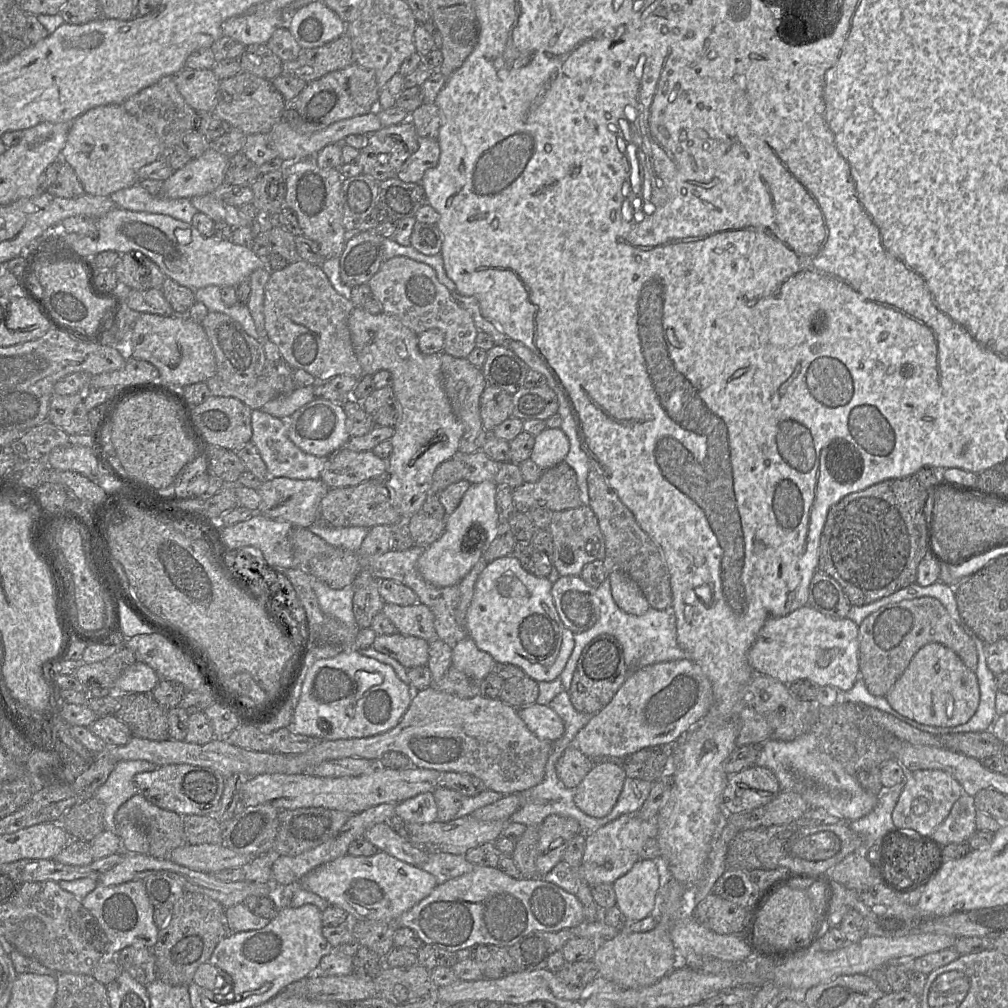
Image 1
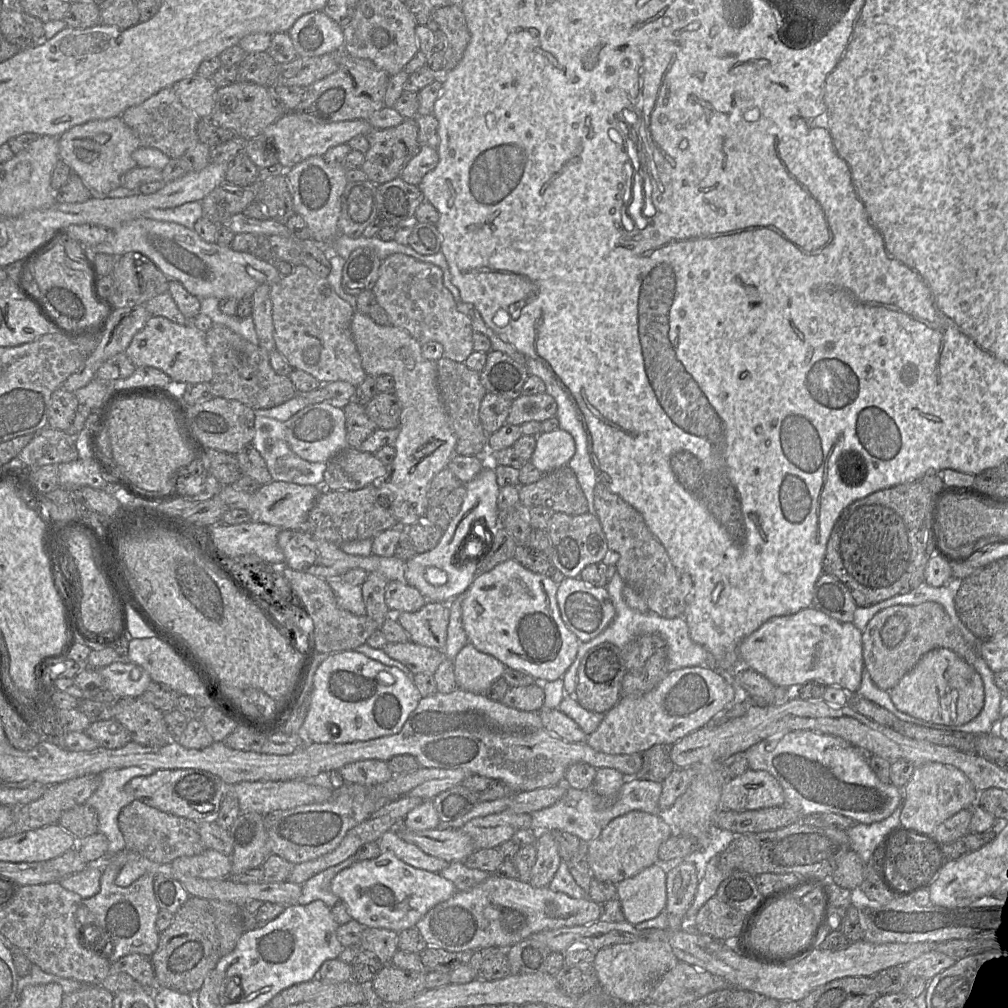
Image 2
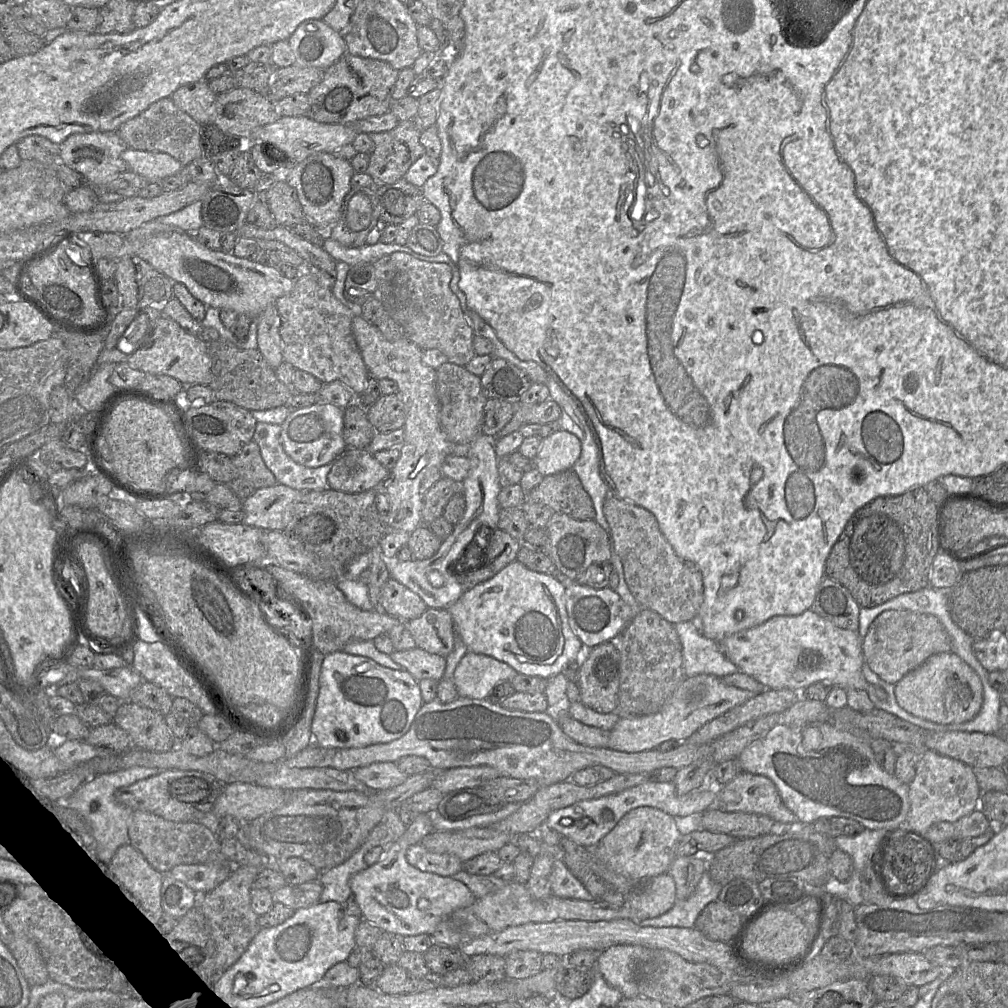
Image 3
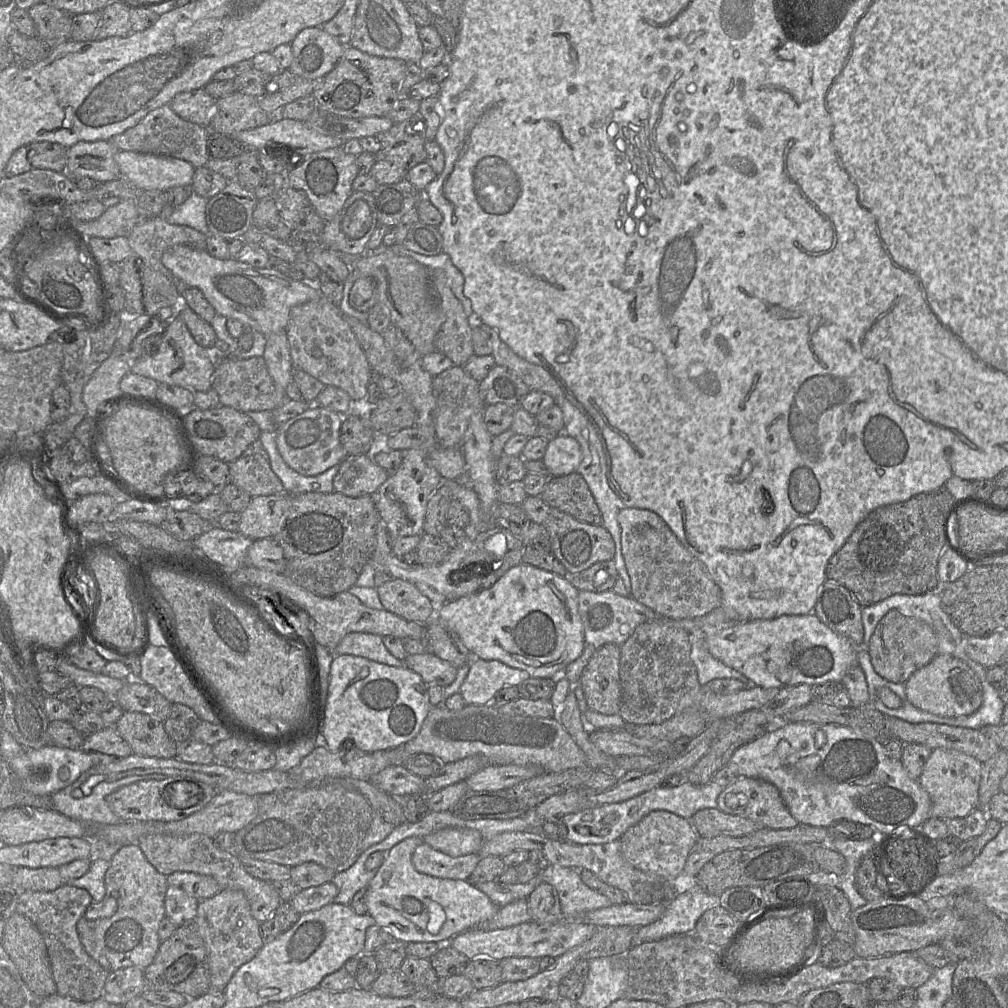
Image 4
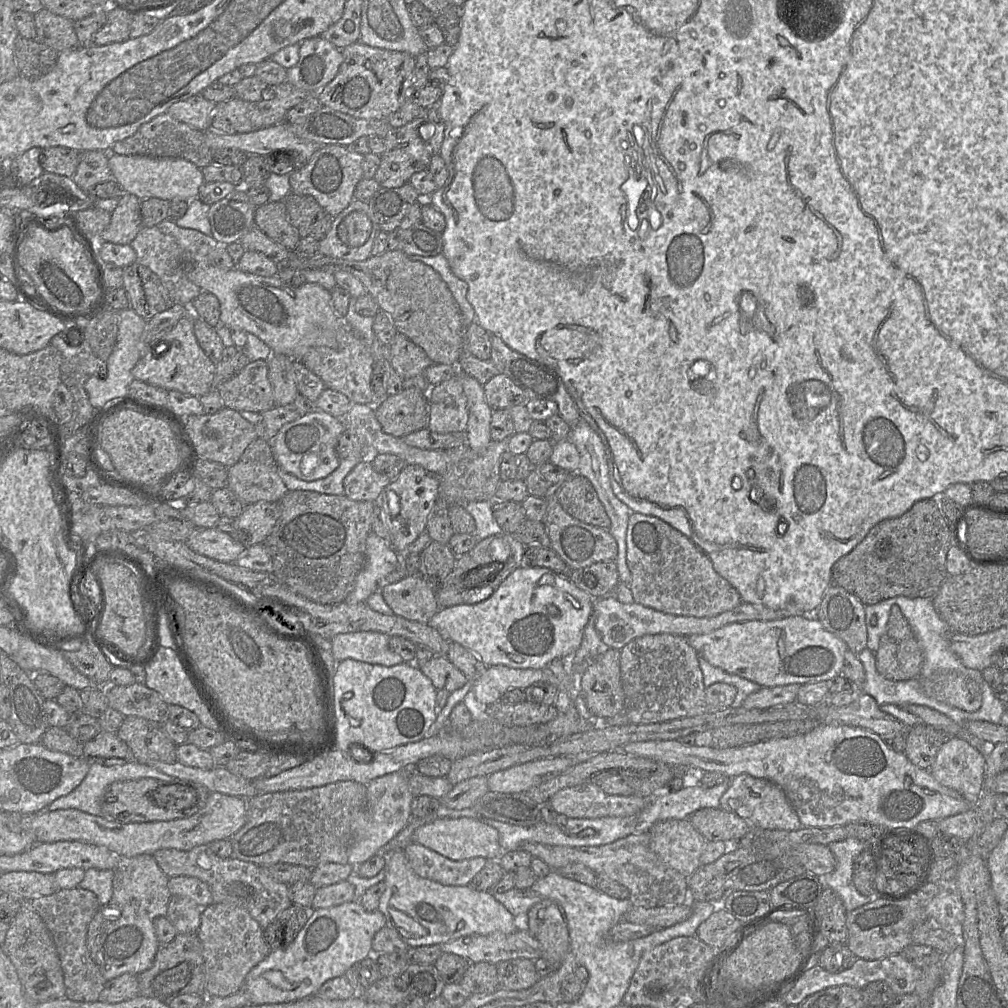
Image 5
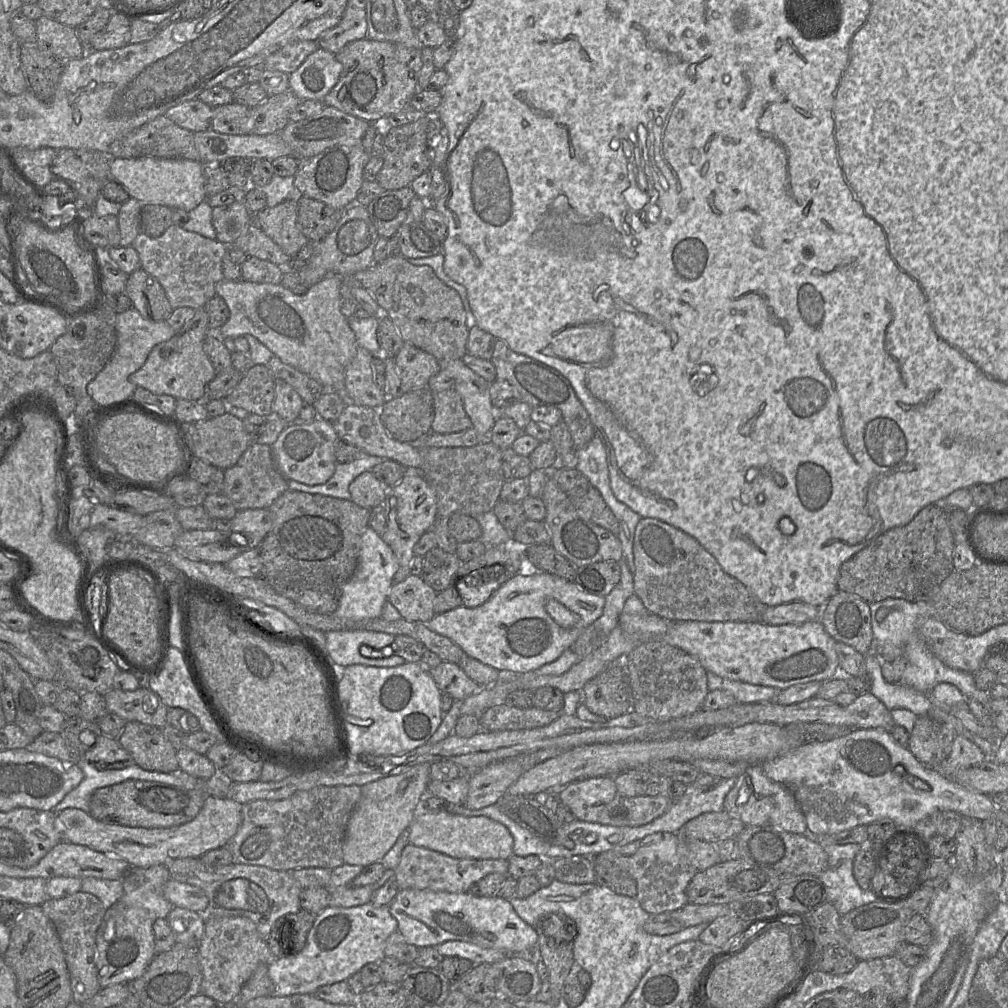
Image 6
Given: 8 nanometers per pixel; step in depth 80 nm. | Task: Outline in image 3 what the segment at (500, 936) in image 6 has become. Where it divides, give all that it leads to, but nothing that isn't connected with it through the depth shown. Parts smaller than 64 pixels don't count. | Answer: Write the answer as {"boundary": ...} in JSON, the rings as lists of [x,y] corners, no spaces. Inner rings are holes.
{"boundary":[[[418,813],[406,832],[396,841],[385,848],[385,853],[377,863],[366,867],[350,879],[350,888],[360,909],[361,918],[380,928],[384,932],[400,936],[417,934],[431,935],[437,926],[454,911],[470,906],[477,899],[471,890],[461,881],[450,876],[441,876],[436,873],[424,872],[410,865],[406,859],[407,849],[433,831],[430,817],[427,813]]]}

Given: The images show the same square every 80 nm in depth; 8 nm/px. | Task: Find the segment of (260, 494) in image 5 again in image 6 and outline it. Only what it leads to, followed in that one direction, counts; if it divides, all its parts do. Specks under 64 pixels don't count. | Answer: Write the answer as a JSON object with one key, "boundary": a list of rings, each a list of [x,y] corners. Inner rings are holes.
{"boundary":[[[251,443],[238,462],[224,470],[222,494],[232,502],[237,511],[269,508],[287,490],[287,479],[277,468],[270,445]]]}

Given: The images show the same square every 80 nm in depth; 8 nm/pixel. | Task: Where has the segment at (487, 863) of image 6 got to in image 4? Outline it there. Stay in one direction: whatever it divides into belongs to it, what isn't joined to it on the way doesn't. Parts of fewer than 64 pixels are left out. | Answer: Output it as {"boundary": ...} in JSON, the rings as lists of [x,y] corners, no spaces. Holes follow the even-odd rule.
{"boundary":[[[422,842],[412,855],[414,867],[421,873],[446,879],[468,880],[481,857],[477,853],[451,857]]]}

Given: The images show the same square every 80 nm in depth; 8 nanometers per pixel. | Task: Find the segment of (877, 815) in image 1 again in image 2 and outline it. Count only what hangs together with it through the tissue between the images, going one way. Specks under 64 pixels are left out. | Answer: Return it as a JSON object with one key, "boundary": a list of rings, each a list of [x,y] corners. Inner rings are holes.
{"boundary":[[[901,804],[889,817],[870,824],[855,823],[846,830],[851,850],[856,852],[865,866],[868,865],[875,849],[884,838],[900,827]]]}

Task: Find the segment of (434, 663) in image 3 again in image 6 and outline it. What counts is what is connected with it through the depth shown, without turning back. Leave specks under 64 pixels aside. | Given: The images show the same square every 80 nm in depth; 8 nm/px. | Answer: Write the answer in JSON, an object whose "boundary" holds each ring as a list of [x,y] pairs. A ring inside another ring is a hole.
{"boundary":[[[442,661],[438,666],[427,669],[441,693],[450,694],[455,700],[464,701],[481,689],[457,664]]]}

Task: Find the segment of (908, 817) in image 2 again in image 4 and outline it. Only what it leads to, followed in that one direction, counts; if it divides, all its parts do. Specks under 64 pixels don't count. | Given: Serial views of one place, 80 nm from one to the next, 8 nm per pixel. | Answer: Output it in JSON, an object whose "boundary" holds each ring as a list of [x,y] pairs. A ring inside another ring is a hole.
{"boundary":[[[933,749],[918,778],[931,800],[931,817],[961,818],[977,808],[981,771],[982,763],[972,756],[951,749]]]}

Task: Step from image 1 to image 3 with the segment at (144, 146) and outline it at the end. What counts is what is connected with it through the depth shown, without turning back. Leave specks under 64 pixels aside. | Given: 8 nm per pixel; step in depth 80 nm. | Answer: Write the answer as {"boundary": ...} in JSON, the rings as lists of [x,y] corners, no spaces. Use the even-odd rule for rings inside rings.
{"boundary":[[[115,131],[73,133],[59,144],[61,163],[79,172],[90,184],[102,185],[128,171],[121,153],[128,147]]]}

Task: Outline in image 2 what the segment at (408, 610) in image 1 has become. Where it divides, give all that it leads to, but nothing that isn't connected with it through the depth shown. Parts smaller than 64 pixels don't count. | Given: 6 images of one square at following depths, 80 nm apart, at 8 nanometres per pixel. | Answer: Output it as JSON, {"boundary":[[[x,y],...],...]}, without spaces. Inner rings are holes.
{"boundary":[[[427,602],[416,612],[394,613],[394,616],[408,633],[410,641],[439,650],[443,650],[445,647],[450,616],[449,606],[447,604]]]}

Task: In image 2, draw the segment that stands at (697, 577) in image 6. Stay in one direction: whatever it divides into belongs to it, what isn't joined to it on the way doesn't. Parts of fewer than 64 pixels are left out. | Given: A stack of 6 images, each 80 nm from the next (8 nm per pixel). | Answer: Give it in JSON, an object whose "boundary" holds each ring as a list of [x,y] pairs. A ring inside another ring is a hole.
{"boundary":[[[598,482],[594,488],[594,508],[609,550],[619,555],[616,570],[624,583],[645,600],[649,611],[664,618],[683,617],[692,580],[688,574],[680,574],[676,570],[642,515],[602,482]]]}

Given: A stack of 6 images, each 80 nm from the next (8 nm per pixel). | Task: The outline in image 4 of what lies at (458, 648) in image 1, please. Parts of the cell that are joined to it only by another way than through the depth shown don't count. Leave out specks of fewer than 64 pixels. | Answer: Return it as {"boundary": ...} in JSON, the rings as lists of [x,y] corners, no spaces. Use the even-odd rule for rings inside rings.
{"boundary":[[[475,658],[469,664],[459,693],[467,704],[491,704],[500,689],[518,686],[530,677],[528,672],[509,667],[500,661]]]}

